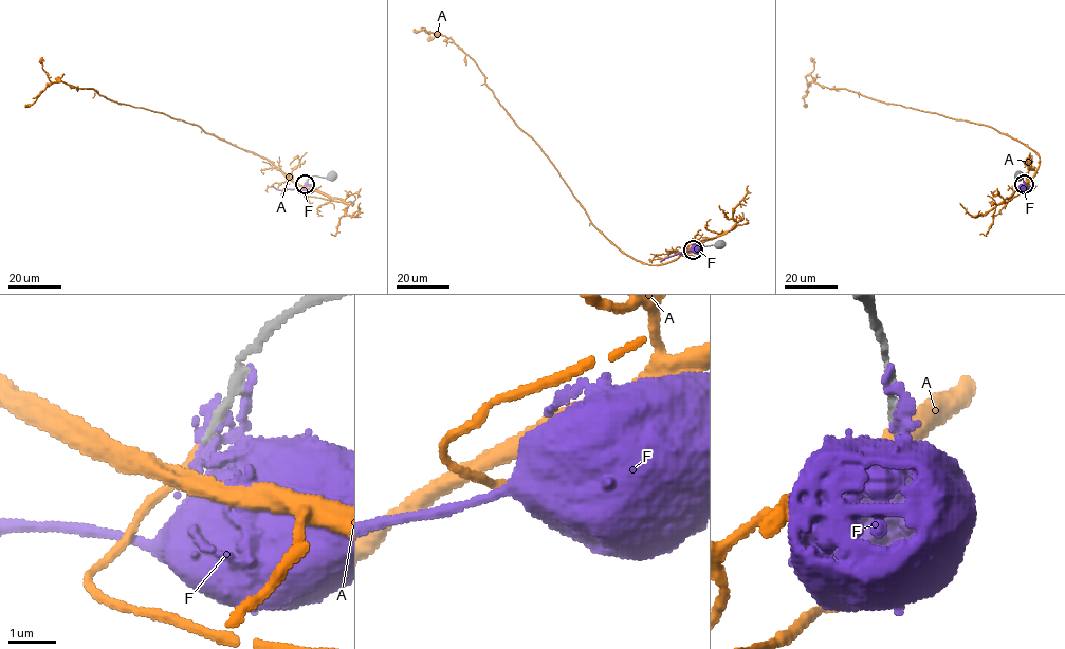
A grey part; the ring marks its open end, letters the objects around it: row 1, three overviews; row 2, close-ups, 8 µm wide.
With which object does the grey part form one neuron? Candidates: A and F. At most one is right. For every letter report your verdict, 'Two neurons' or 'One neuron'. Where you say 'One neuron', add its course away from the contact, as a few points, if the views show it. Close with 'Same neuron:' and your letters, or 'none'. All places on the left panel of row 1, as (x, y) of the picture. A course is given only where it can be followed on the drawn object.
A: One neuron. Its course: (305, 185), (301, 195), (343, 201), (296, 185), (265, 159), (197, 125), (93, 89), (51, 82), (25, 106)
F: Two neurons
Same neuron: A

